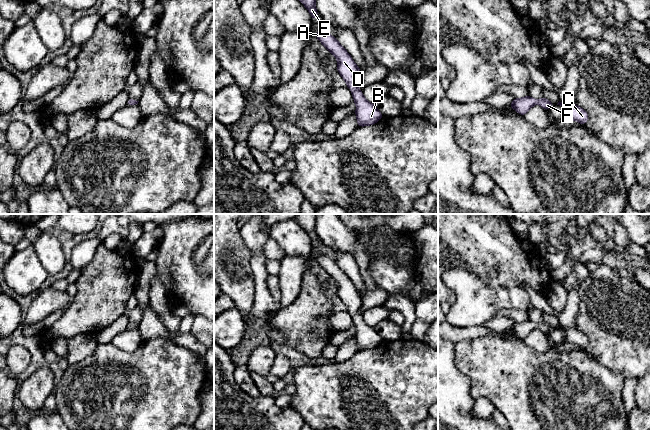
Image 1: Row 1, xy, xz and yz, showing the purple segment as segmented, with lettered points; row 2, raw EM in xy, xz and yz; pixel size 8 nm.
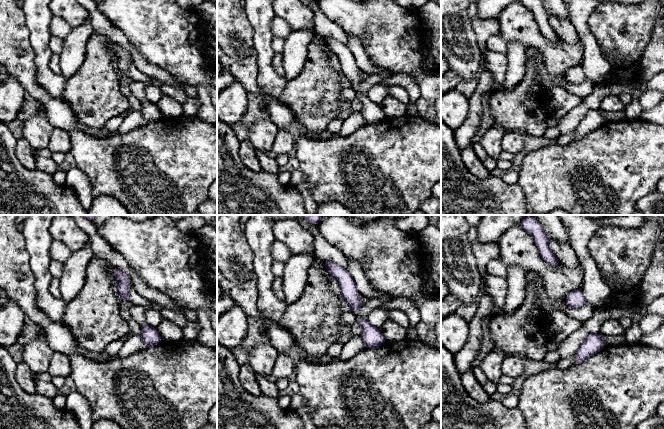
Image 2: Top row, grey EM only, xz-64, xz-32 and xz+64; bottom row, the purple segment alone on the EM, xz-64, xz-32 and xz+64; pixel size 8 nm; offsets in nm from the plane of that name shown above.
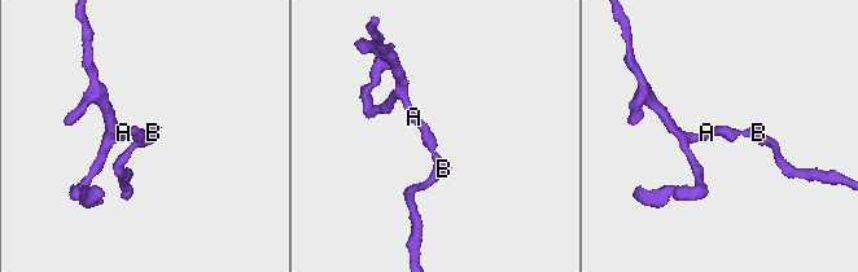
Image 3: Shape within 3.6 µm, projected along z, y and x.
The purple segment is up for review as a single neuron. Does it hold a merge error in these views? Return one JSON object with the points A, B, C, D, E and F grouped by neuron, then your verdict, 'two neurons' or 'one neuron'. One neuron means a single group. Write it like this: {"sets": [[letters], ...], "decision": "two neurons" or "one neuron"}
{"sets": [["A", "B", "C", "D", "E", "F"]], "decision": "one neuron"}

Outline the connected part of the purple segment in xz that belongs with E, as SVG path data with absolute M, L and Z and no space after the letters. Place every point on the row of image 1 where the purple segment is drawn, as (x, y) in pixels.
M299 0L305 7L306 9L309 11L312 21L315 18L319 18L320 15L317 13L316 10L316 0Z

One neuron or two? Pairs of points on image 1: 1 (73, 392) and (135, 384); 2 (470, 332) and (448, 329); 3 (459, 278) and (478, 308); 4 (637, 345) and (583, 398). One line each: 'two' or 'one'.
1: one
2: one
3: one
4: two

